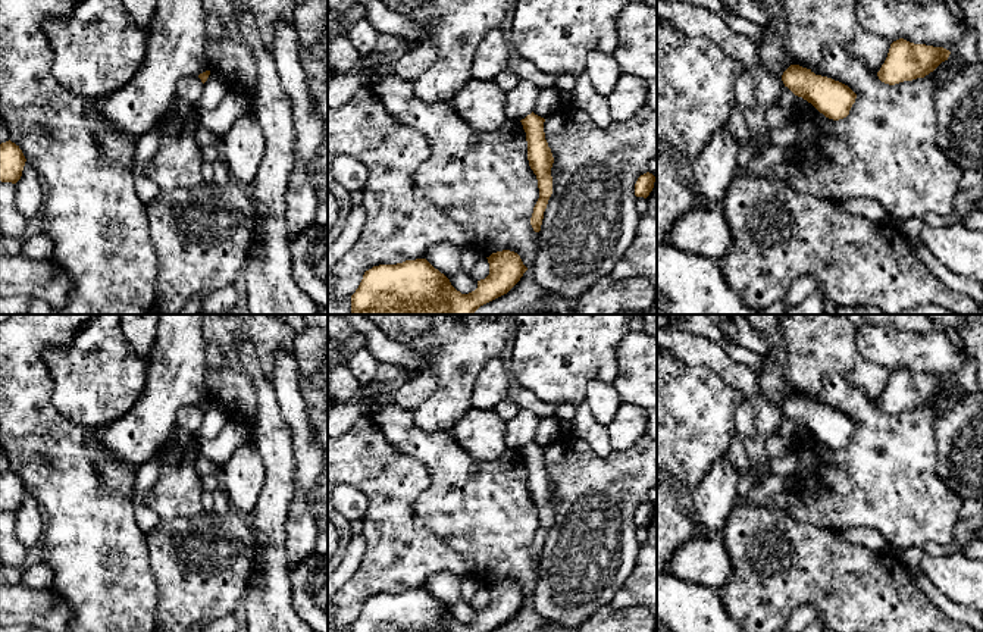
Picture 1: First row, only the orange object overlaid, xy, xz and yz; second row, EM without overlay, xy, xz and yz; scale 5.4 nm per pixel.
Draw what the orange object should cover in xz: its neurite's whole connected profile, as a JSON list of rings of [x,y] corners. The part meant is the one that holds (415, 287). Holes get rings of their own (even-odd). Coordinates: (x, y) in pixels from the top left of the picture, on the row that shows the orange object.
[[[510,250],[492,253],[486,259],[489,275],[478,281],[478,288],[469,294],[457,291],[426,259],[373,266],[364,272],[351,295],[351,315],[473,315],[480,306],[507,294],[527,270],[520,256]]]

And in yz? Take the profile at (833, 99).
[[[791,65],[782,75],[785,87],[811,103],[826,118],[839,121],[849,115],[857,94],[845,84]]]

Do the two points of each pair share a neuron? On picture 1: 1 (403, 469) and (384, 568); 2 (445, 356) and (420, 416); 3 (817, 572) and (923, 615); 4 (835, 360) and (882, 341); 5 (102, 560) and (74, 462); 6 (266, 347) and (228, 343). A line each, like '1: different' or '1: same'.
1: same
2: same
3: same
4: different
5: same
6: same

